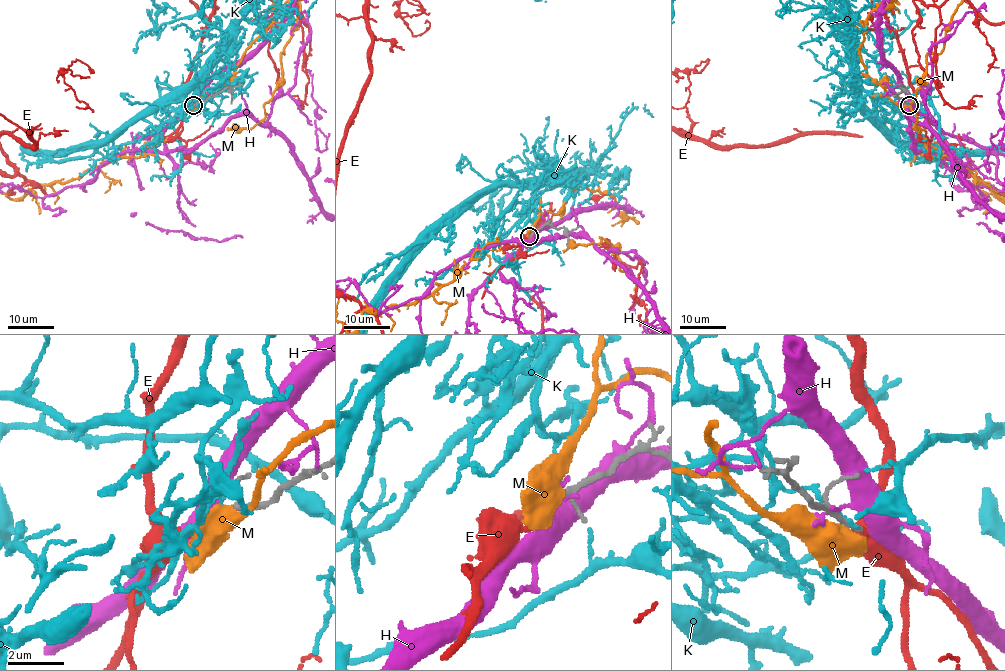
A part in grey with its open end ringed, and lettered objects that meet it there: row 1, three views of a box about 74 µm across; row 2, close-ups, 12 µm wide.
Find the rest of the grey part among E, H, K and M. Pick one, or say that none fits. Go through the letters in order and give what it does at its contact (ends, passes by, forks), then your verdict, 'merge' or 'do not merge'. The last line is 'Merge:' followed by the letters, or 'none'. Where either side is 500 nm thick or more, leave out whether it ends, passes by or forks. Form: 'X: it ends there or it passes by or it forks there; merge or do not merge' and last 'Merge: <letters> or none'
E: it ends there; merge
H: it forks there; do not merge
K: it ends there; do not merge
M: do not merge
Merge: E

